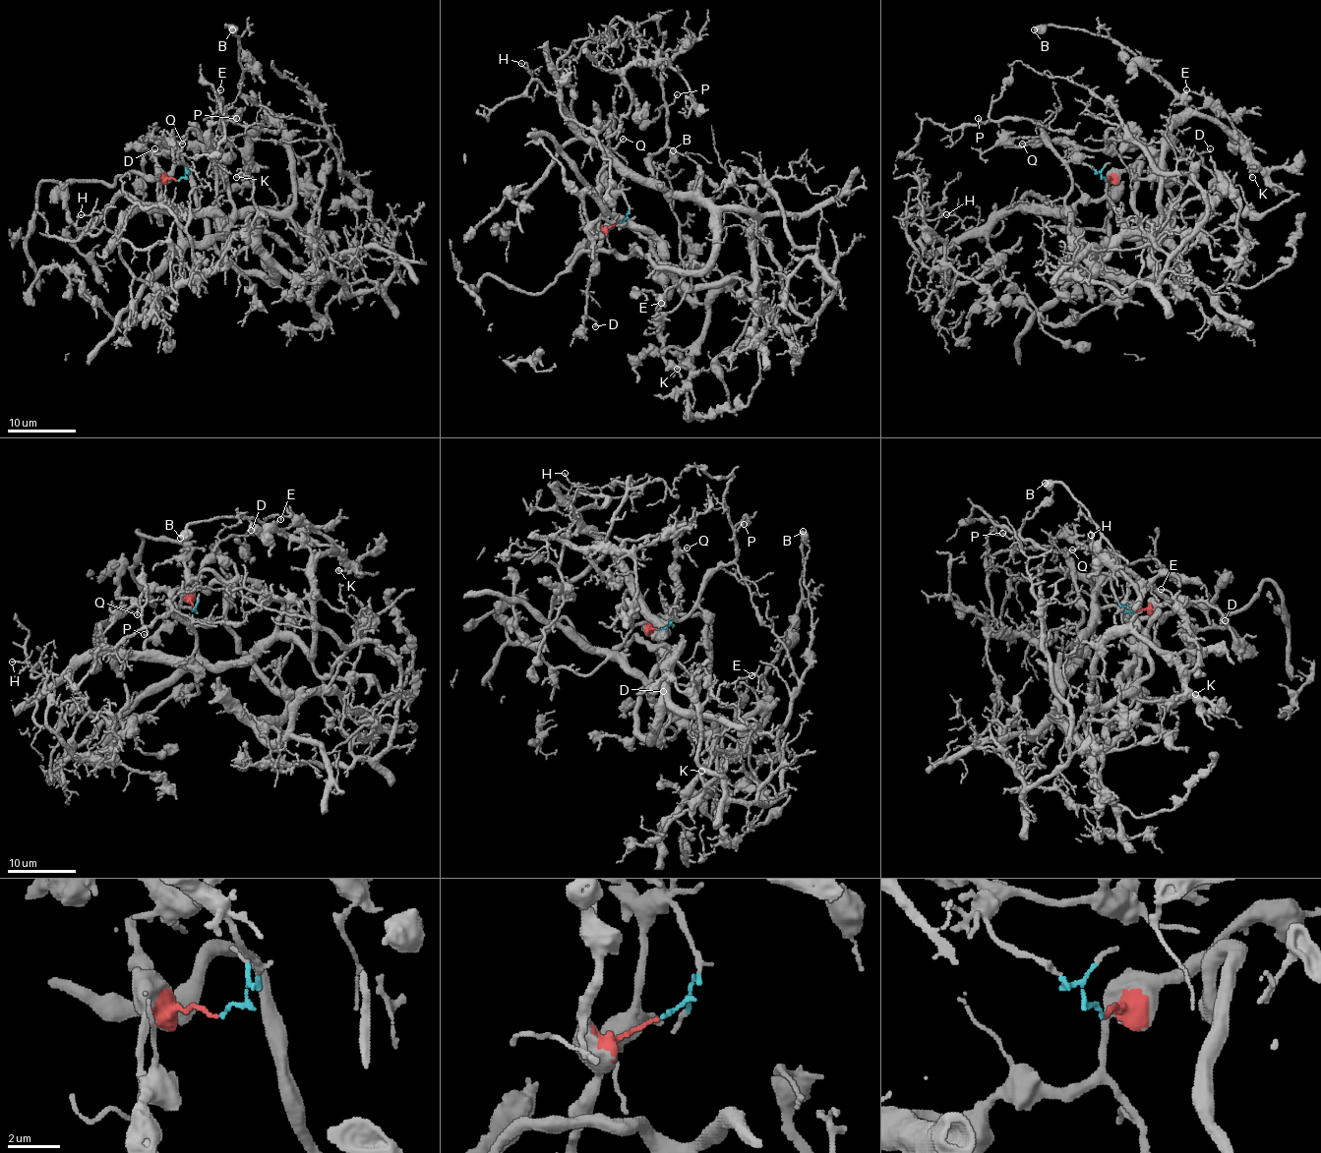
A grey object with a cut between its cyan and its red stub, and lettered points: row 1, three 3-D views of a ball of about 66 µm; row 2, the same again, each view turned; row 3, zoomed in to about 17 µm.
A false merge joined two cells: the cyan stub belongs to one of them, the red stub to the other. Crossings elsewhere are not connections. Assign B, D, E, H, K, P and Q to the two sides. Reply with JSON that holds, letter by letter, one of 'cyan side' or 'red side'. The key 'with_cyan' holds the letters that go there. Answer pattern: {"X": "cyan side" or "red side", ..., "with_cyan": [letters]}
{"B": "cyan side", "D": "red side", "E": "cyan side", "H": "red side", "K": "cyan side", "P": "red side", "Q": "cyan side", "with_cyan": ["B", "E", "K", "Q"]}

